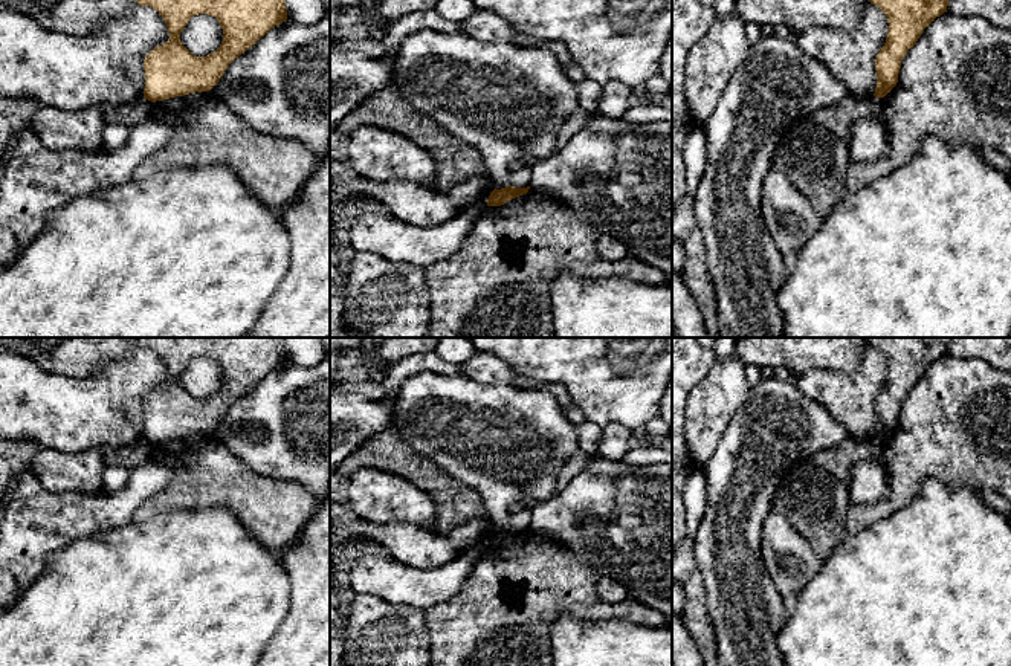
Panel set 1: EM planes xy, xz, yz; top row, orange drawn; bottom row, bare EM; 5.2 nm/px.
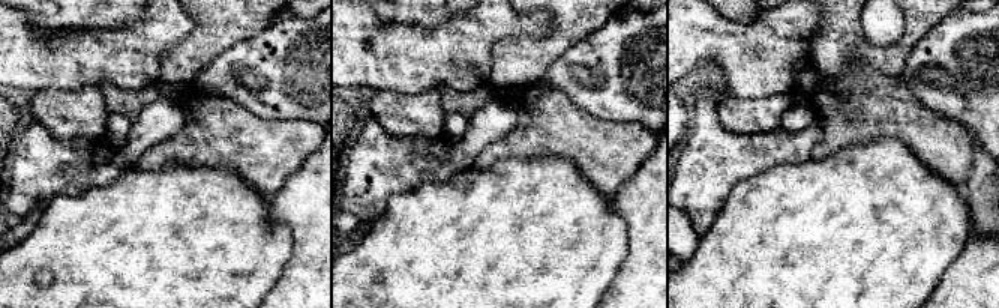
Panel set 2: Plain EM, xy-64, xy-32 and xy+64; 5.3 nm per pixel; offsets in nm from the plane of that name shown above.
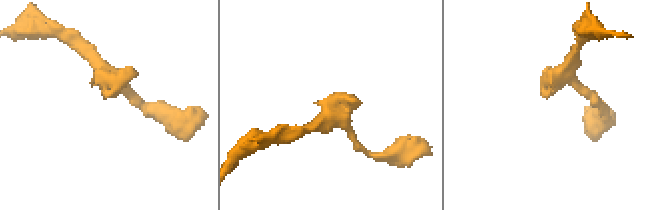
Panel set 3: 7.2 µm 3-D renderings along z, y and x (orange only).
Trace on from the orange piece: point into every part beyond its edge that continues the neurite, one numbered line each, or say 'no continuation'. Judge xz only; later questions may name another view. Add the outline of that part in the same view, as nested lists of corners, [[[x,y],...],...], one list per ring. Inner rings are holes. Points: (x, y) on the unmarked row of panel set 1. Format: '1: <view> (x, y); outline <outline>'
no continuation

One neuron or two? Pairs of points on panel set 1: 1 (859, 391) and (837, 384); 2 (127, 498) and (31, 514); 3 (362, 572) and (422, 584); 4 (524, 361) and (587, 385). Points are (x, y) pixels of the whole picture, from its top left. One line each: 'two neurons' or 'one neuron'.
1: one neuron
2: one neuron
3: one neuron
4: one neuron

